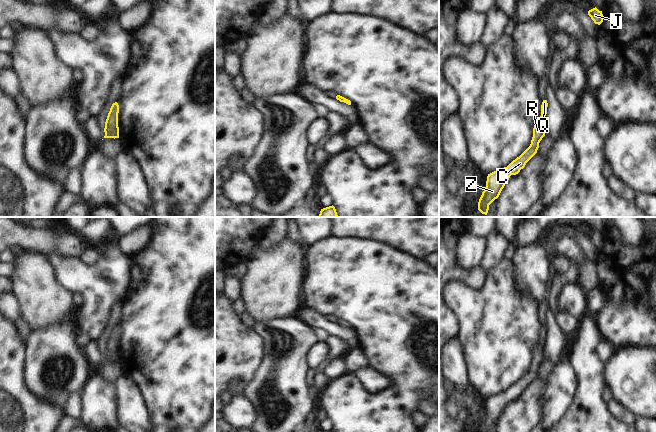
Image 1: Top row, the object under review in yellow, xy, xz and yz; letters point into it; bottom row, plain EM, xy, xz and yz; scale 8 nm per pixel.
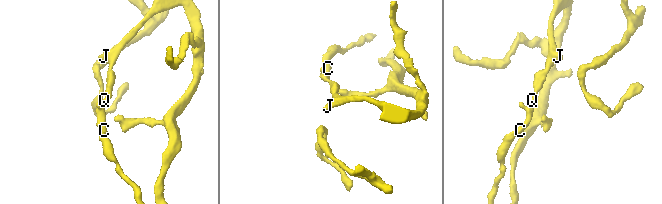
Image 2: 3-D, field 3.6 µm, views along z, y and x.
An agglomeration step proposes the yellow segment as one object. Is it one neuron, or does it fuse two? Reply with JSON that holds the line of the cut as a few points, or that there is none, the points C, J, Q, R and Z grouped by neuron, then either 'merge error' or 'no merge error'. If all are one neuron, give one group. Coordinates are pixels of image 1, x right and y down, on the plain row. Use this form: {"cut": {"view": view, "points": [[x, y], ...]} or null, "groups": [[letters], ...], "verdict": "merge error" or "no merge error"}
{"cut": null, "groups": [["C", "J", "Q", "R", "Z"]], "verdict": "no merge error"}

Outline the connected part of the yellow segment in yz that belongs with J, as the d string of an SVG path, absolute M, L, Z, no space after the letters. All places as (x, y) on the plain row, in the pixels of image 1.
M596 231L589 234L588 239L591 241L595 248L600 249L603 246L602 235L599 235Z

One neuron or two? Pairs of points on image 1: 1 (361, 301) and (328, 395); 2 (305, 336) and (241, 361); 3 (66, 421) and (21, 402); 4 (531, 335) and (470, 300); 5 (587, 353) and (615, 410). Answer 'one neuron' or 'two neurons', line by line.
1: one neuron
2: two neurons
3: two neurons
4: one neuron
5: two neurons

